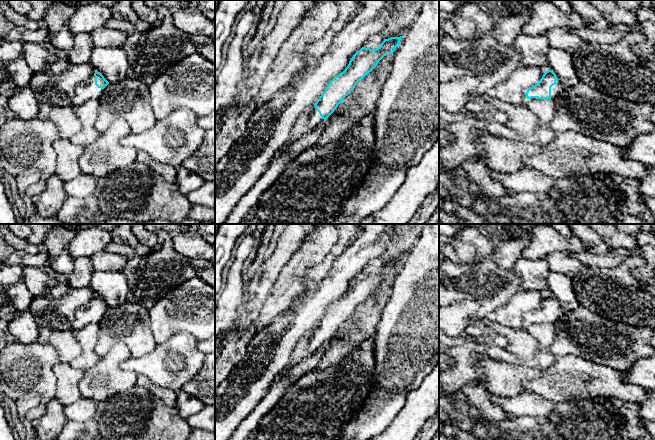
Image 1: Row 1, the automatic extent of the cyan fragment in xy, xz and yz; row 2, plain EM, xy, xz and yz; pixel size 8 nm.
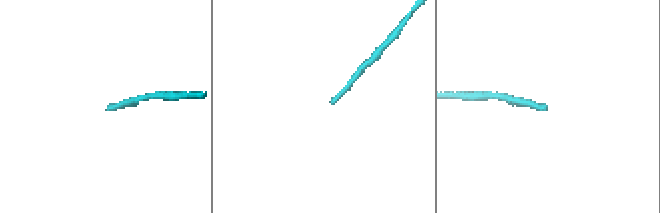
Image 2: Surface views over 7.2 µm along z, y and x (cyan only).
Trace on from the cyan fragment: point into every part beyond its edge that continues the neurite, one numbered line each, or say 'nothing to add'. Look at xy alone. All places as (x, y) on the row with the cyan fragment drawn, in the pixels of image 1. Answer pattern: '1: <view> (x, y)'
1: xy (87, 90)

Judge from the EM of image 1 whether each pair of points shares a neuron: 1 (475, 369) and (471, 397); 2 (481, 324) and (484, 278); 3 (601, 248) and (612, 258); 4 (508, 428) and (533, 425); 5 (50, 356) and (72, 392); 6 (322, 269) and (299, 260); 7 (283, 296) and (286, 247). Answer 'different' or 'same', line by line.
1: different
2: different
3: different
4: same
5: different
6: different
7: different

